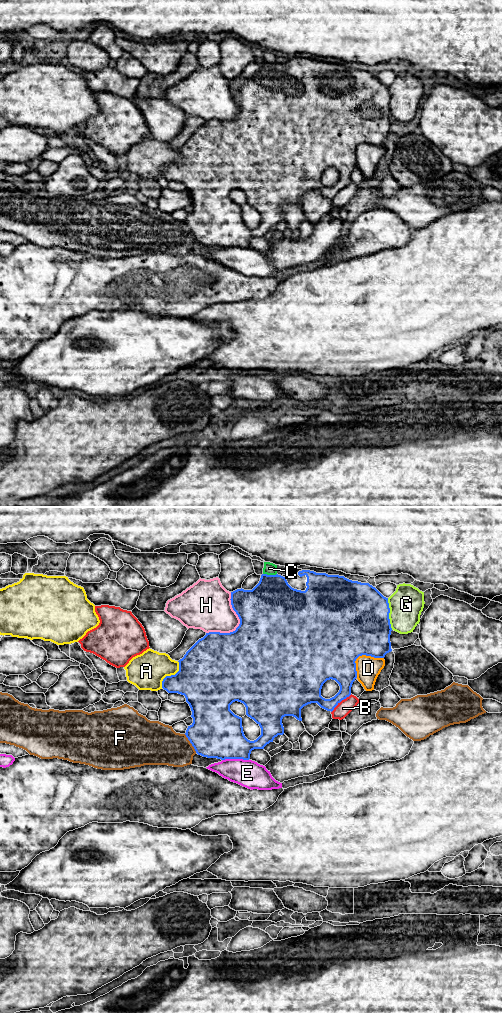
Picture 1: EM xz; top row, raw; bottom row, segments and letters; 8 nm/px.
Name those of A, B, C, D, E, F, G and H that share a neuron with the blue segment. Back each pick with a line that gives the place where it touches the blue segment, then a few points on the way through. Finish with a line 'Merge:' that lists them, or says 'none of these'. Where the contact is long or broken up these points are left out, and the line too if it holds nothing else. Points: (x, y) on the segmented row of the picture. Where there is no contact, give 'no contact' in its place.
Merge: none of these

